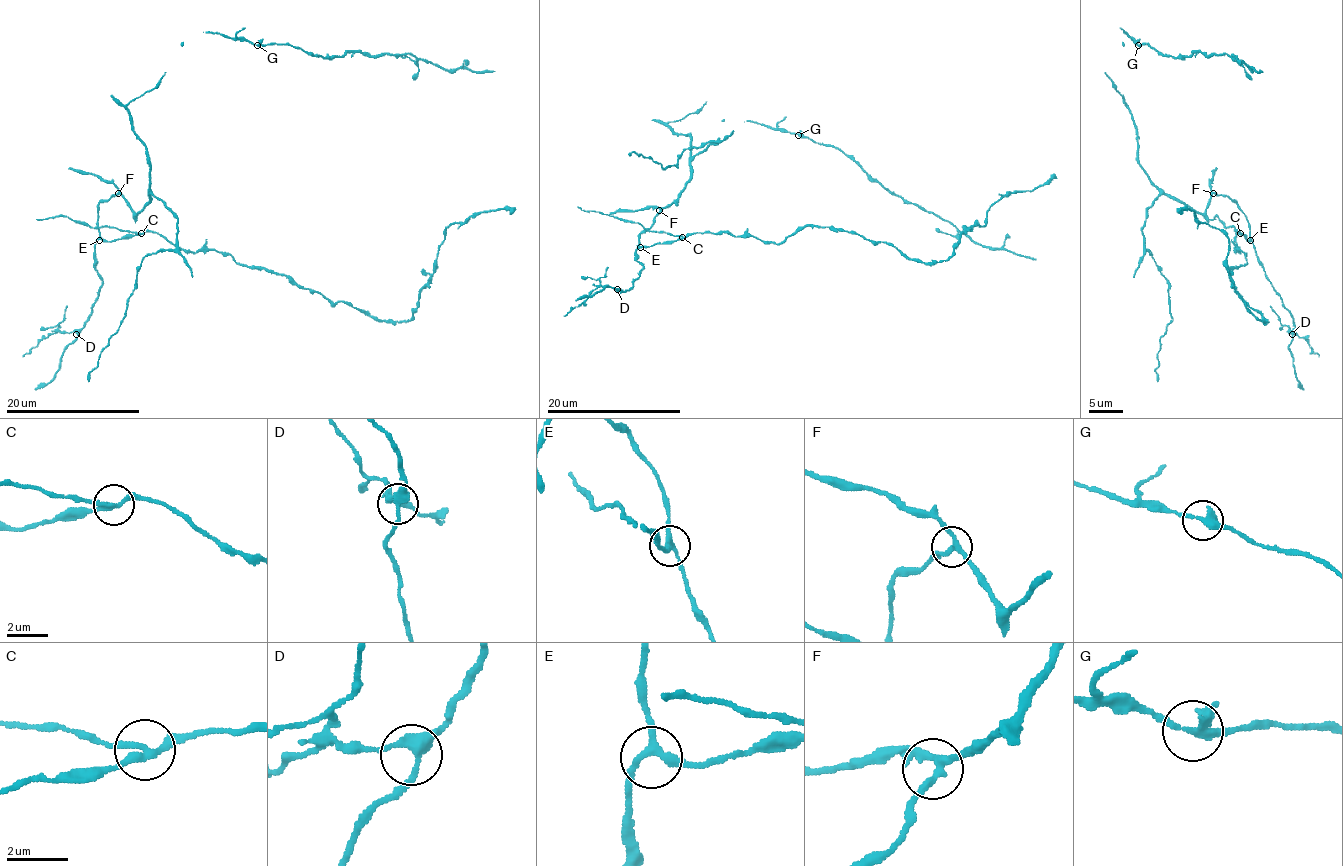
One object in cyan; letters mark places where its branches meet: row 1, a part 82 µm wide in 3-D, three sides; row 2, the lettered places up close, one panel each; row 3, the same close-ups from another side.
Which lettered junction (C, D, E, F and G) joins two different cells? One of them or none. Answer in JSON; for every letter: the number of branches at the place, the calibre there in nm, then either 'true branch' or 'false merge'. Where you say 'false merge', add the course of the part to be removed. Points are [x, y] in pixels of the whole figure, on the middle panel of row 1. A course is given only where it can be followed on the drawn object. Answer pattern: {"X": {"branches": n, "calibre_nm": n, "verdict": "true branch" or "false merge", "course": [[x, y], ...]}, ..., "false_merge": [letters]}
{"C": {"branches": 3, "calibre_nm": 240, "verdict": "false merge", "course": [[682, 237], [645, 230], [637, 222], [577, 207]]}, "D": {"branches": 3, "calibre_nm": 320, "verdict": "true branch"}, "E": {"branches": 3, "calibre_nm": 220, "verdict": "true branch"}, "F": {"branches": 3, "calibre_nm": 220, "verdict": "true branch"}, "G": {"branches": 3, "calibre_nm": 240, "verdict": "true branch"}, "false_merge": ["C"]}

